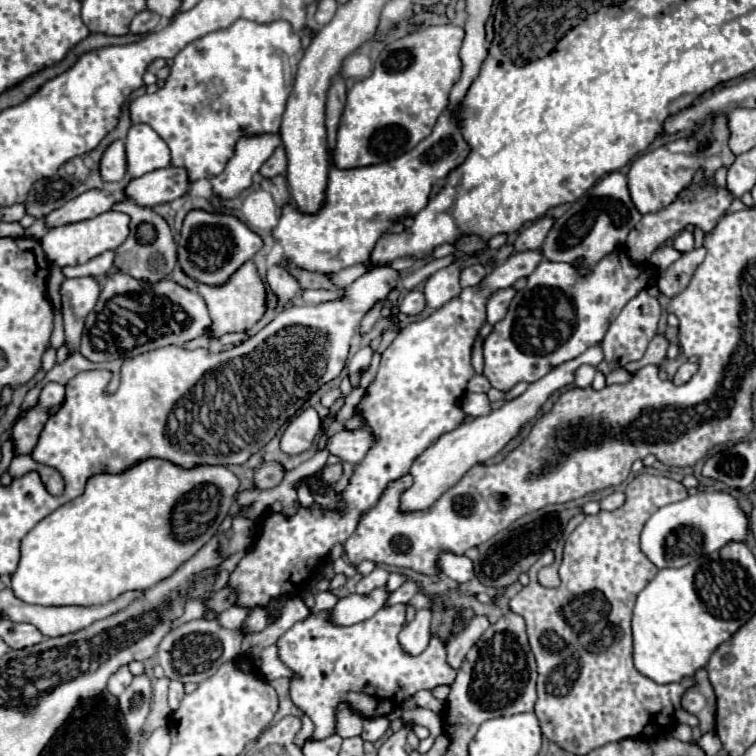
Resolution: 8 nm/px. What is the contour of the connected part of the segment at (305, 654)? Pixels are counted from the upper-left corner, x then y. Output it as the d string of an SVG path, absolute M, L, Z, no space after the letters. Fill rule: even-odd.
M404 604L382 608L370 620L364 620L346 628L330 626L330 622L326 622L326 612L318 612L318 614L308 616L306 620L296 622L276 642L278 658L288 668L292 668L296 676L300 676L300 678L292 678L290 694L292 694L294 704L312 718L316 726L312 734L314 740L324 740L336 732L336 706L340 702L350 704L354 710L358 710L366 718L384 716L394 706L400 706L404 698L416 694L418 690L432 690L438 684L454 682L456 670L450 670L450 666L446 666L446 644L442 644L438 636L430 640L428 648L418 658L410 658L408 654L402 654L402 648L398 646L398 632L402 630L402 624L404 624L404 608L406 608Z

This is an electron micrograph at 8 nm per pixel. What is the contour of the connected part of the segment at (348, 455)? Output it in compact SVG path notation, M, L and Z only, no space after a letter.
M356 430L356 432L336 432L328 442L326 450L330 456L336 456L340 464L350 462L356 464L364 458L368 448L372 446L372 434L368 430Z

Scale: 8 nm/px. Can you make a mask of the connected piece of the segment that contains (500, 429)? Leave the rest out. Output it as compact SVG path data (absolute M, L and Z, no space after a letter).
M596 344L592 348L588 348L582 356L570 360L570 362L564 362L556 368L552 368L546 376L542 376L538 382L532 382L528 386L528 390L514 398L514 400L508 400L504 402L500 408L496 408L494 412L486 414L486 416L480 416L480 418L474 418L458 428L454 428L452 432L446 432L442 434L432 446L428 446L414 462L412 462L412 468L410 468L410 476L412 476L412 486L406 488L402 494L400 494L400 512L416 512L416 510L426 510L430 508L448 488L452 488L472 466L476 464L482 464L486 462L488 458L496 456L516 434L518 430L528 422L532 420L542 404L548 400L548 396L556 390L560 390L562 386L568 386L574 382L574 370L580 366L580 364L594 364L598 366L602 362L604 354L602 354L602 346Z

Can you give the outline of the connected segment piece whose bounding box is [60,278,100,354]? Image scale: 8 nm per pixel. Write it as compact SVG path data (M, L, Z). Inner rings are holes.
M66 278L60 286L62 314L66 324L66 340L70 342L70 354L78 350L84 320L94 308L98 294L100 288L94 278Z

